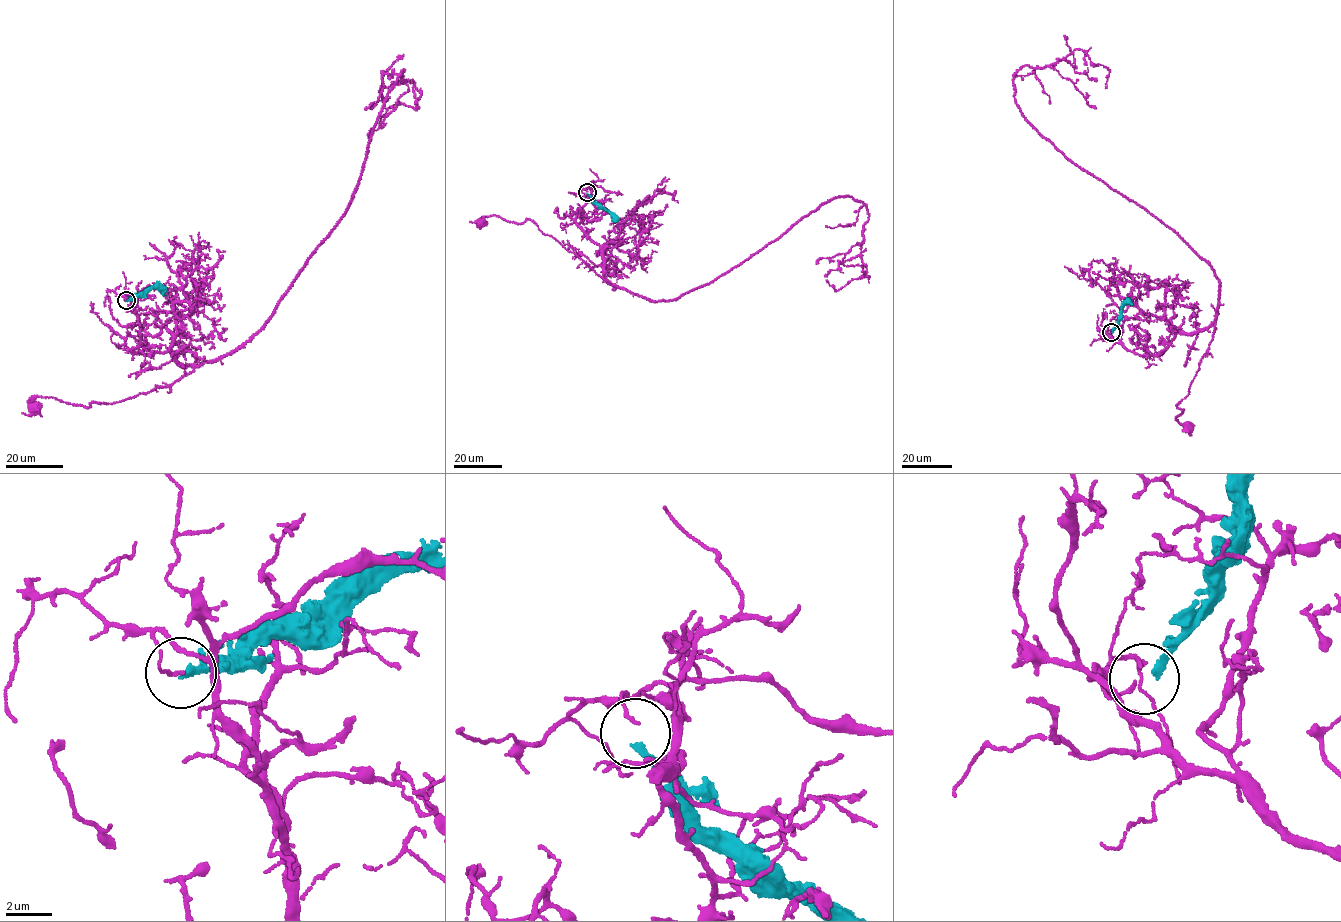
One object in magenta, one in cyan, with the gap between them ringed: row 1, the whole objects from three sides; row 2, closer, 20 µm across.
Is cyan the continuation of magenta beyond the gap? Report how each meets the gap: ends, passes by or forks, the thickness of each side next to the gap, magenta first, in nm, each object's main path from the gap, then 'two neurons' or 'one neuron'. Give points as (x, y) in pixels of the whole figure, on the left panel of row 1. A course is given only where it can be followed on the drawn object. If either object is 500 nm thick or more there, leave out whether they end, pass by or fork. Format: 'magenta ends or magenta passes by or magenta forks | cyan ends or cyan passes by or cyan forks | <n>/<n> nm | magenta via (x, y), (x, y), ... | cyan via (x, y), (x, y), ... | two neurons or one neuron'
magenta ends | cyan ends | 160/280 nm | magenta via (126, 300), (141, 339), (134, 352), (169, 352), (193, 370), (118, 402), (40, 396), (33, 407) | cyan via (126, 301), (152, 288), (165, 295) | two neurons

